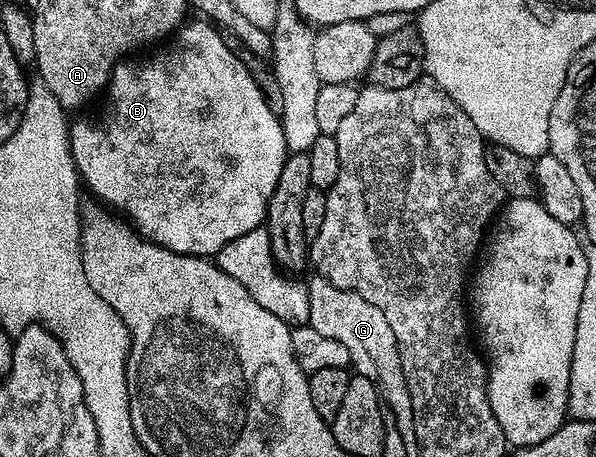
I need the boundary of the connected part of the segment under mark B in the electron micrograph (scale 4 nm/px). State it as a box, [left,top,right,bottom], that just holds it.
[69,22,289,258]

